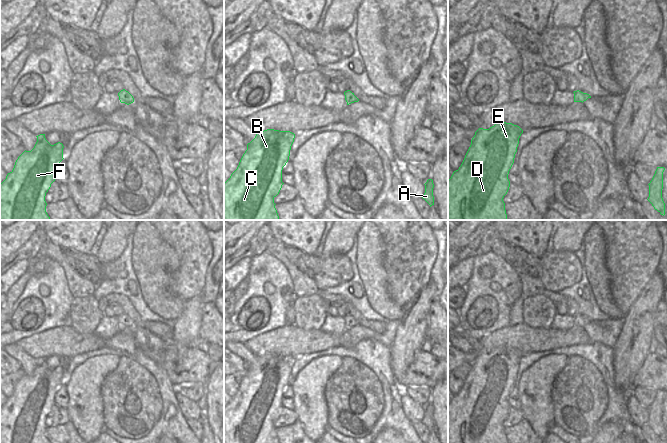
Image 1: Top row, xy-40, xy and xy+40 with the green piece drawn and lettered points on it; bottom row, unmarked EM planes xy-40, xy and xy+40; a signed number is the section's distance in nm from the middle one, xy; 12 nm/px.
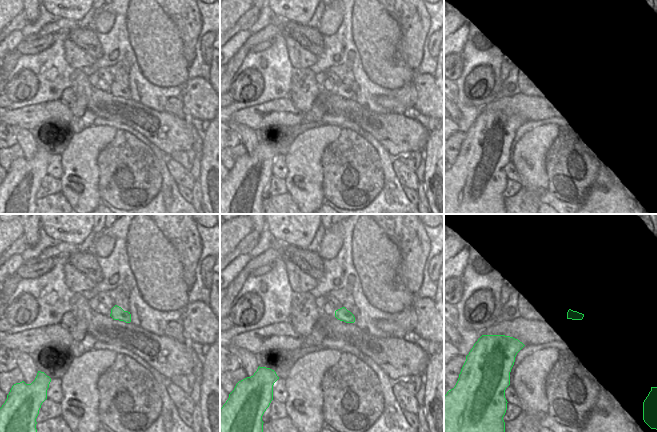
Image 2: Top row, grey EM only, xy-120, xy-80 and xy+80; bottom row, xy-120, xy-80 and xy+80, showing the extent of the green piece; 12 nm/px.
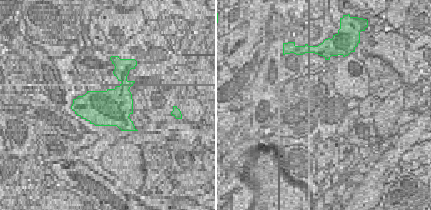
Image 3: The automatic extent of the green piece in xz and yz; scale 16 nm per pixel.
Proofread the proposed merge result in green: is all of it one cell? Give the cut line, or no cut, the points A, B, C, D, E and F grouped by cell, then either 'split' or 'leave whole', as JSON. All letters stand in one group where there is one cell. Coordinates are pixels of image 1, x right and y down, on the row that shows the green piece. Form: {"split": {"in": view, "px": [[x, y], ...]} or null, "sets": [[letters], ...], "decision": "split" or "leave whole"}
{"split": null, "sets": [["A", "B", "C", "D", "E", "F"]], "decision": "leave whole"}

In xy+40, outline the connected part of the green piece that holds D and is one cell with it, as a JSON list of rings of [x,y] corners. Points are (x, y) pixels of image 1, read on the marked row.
[[[506,122],[496,123],[489,129],[479,128],[475,132],[461,166],[448,180],[448,220],[507,220],[503,198],[510,187],[508,174],[522,133],[519,126]]]

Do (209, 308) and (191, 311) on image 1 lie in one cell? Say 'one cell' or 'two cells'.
two cells

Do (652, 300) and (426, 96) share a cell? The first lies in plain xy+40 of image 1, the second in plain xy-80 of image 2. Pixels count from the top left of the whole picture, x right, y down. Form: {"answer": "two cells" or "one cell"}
{"answer": "two cells"}

